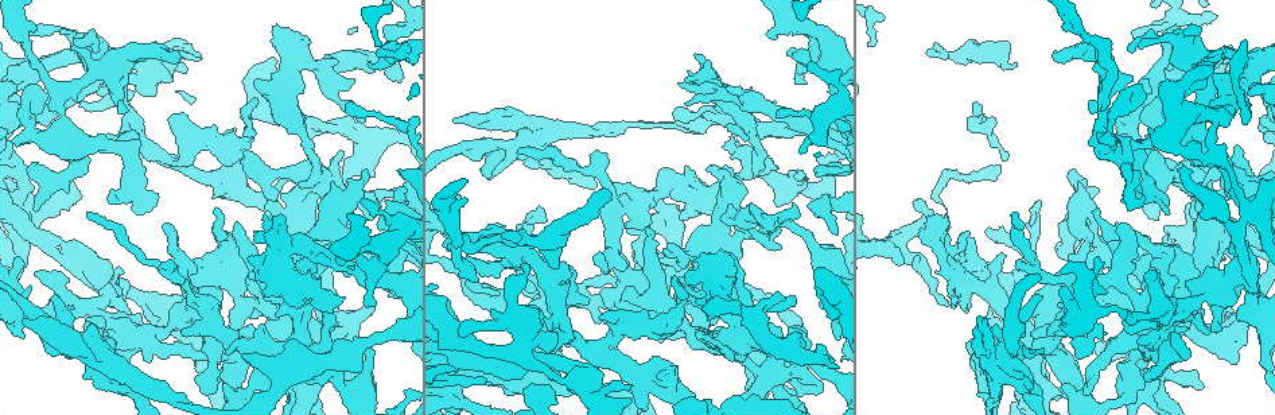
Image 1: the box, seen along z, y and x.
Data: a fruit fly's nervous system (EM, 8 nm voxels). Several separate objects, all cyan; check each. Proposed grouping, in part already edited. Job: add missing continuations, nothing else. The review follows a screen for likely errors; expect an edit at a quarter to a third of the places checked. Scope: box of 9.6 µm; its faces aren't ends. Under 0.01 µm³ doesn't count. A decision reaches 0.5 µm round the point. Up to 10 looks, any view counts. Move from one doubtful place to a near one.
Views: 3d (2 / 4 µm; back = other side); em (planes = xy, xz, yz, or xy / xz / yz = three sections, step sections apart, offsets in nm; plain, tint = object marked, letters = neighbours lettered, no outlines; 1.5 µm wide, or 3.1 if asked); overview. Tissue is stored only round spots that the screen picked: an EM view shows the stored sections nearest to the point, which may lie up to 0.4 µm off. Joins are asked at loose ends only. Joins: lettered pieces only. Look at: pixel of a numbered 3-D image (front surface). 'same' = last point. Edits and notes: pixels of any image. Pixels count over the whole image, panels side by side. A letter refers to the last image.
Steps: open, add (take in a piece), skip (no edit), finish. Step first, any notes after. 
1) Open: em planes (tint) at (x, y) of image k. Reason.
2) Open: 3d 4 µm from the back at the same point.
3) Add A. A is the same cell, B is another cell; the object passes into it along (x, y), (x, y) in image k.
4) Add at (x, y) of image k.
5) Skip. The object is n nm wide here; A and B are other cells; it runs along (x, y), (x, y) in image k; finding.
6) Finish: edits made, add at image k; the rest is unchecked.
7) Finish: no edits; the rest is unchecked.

Open: 3d 4 µm from the back at (484, 378) of image 1. Branch stops here.

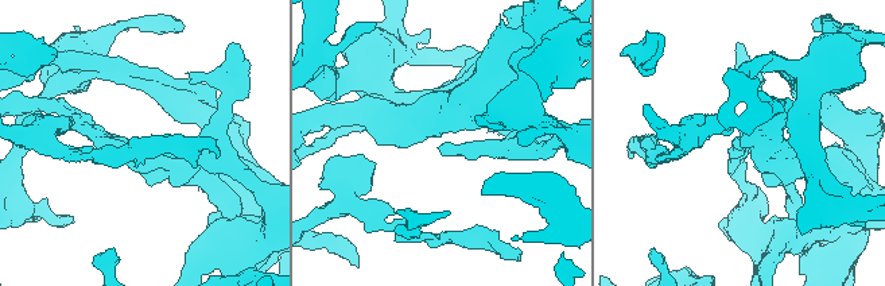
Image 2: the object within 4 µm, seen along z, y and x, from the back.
Open: em yz step 8 (letters) at (445, 142) of image 2. Shape alone is not enough.

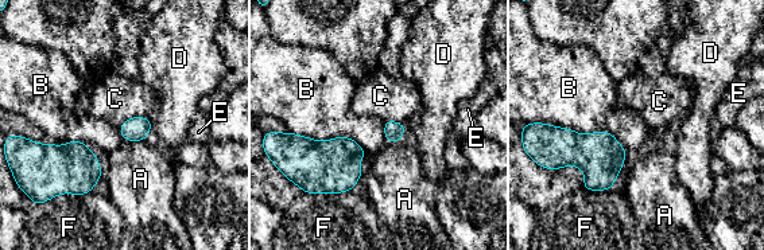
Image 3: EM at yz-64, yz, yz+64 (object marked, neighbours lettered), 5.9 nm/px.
Open: em planes (letters) at the same point. Another direction.

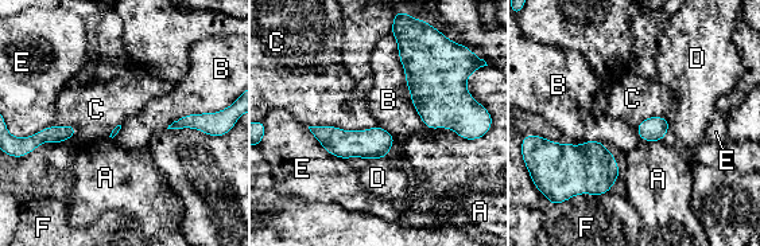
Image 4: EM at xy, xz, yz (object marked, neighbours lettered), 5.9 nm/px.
Skip. A, B, C, D, E and F are other cells; no lettered piece goes on from it.

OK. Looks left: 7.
Open: 3d 4 µm at (1105, 290) of image 1. Branch stops here.

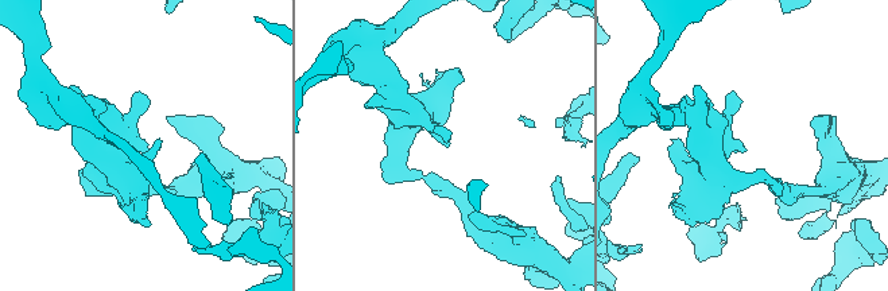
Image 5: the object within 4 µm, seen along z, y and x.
Open: em planes (letters) at (744, 151) of image 5. Need the tissue.

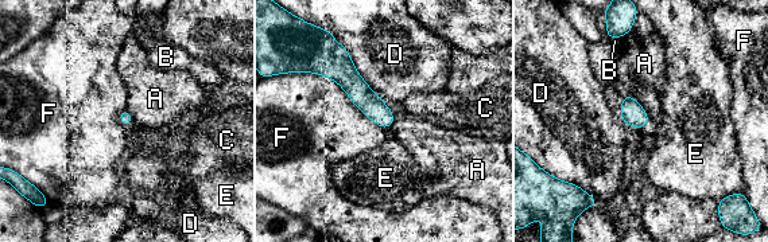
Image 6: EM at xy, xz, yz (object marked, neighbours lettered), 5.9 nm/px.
Skip. A, B, C, D, E and F are other cells; a border runs along (306, 70), (330, 77), (386, 129) in image 6; no lettered piece goes on from it.

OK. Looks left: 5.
Open: em planes (letters) at (91, 323) of image 1. Stops while still wide.

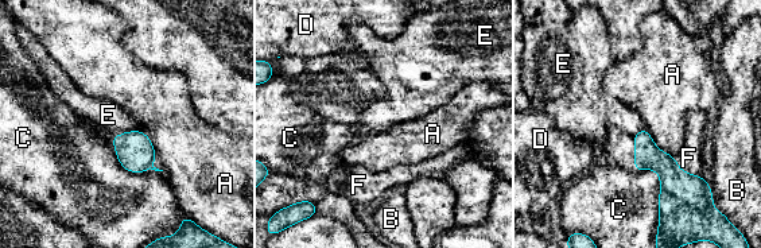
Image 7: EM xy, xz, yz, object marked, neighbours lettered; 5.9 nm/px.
Skip. A, B, C, D, E and F are other cells; a border runs along (138, 130), (129, 130), (115, 136) in image 7; no lettered piece goes on from it.

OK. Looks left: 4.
Open: em planes (letters) at (928, 52) of image 1. Free end.

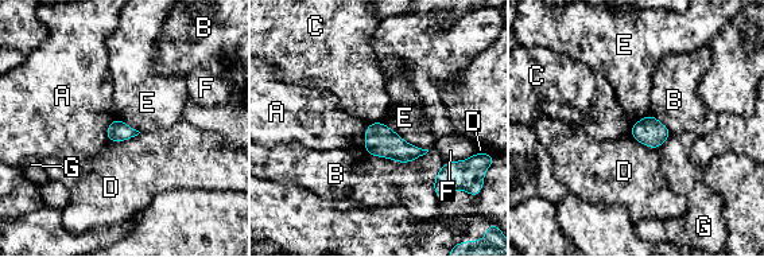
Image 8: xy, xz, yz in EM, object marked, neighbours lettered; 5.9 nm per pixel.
Skip. The longest contact is with B, 400 nm; A, B, C, D, E, F and G are other cells; a border runs along (380, 121), (406, 141), (427, 150) in image 8; no lettered piece goes on from it.

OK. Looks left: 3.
Finish: no edits; the rest is unchecked.

